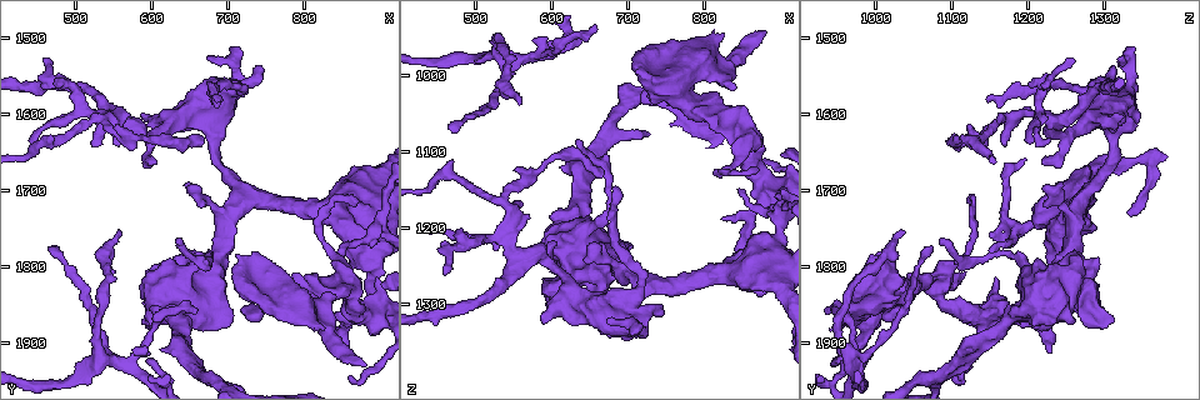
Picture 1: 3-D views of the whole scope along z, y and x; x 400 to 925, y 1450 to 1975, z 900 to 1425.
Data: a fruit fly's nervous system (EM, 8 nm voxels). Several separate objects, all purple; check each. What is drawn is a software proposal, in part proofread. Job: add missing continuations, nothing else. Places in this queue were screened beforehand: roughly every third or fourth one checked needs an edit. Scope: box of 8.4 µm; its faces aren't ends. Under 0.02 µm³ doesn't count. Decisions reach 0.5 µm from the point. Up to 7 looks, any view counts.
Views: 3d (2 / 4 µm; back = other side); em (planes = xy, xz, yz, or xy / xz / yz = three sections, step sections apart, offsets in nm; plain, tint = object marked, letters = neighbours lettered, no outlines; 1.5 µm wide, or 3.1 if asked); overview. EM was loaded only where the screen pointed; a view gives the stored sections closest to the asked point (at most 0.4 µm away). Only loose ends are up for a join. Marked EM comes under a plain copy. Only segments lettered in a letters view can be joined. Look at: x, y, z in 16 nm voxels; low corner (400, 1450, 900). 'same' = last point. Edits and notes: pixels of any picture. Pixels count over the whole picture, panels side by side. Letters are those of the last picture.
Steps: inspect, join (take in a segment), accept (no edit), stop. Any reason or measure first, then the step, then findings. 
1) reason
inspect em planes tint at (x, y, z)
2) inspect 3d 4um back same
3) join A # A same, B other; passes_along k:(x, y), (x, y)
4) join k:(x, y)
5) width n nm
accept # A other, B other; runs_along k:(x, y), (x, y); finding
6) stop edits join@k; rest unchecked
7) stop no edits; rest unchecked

free end
inspect em planes letters at (860, 1945, 1105)

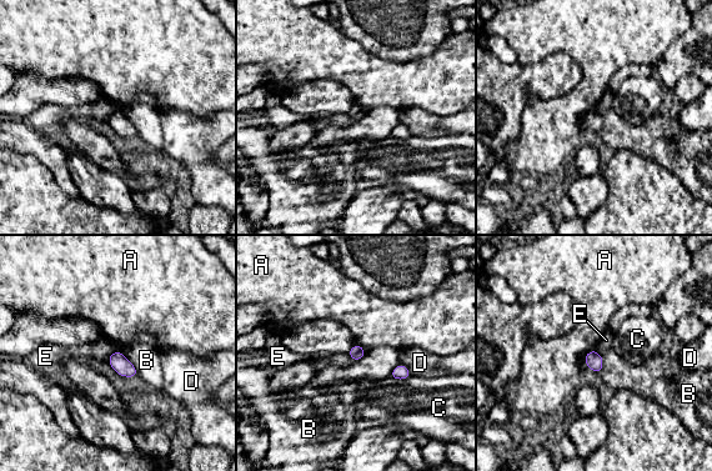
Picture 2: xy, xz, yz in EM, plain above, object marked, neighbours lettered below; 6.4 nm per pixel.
width 100 nm
accept # A other, B other, C other, D other, E other; no lettered segment goes on from it

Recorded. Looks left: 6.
thick end
inspect em xz step 4 letters at (840, 1840, 1020)

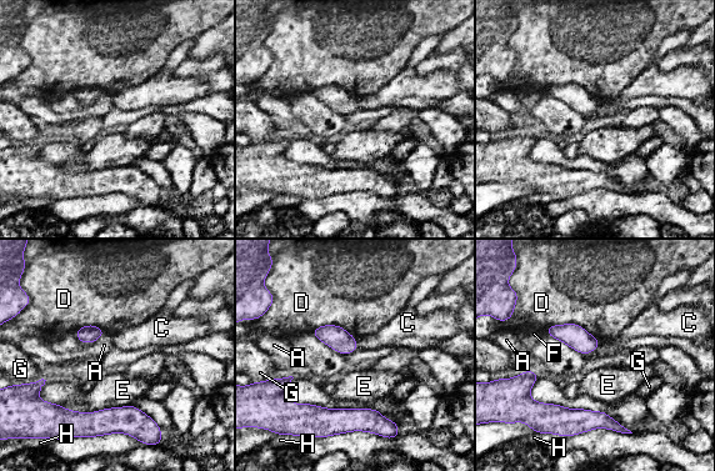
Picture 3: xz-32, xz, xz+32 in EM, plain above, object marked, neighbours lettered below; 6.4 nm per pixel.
another direction
inspect em planes letters same

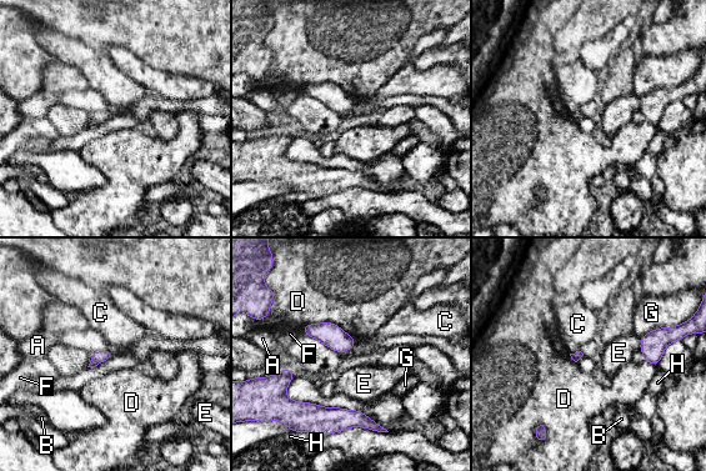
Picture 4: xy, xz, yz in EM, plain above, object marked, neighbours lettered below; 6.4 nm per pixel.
accept # A other, B other, C other, D other, E other, F other, G other, H other; no lettered segment goes on from it

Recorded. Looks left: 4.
stops while still wide
inspect em planes letters at (700, 1600, 1340)

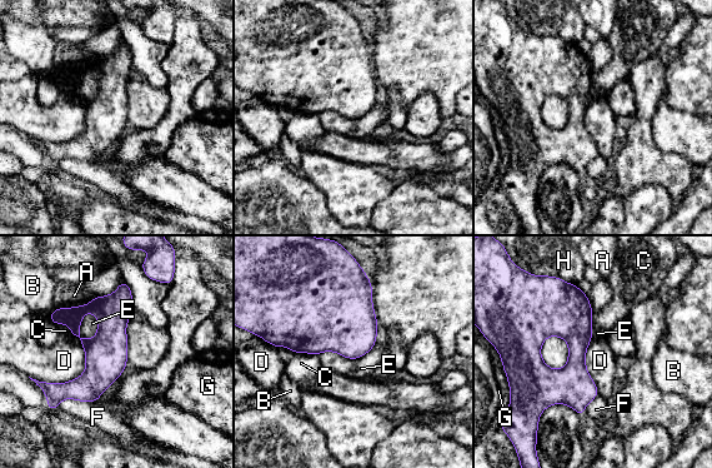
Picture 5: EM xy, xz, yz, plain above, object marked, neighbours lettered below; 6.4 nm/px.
accept # A other, B other, C other, D other, E other, F other, G other, H other; border 5:(89, 310), (81, 319), (81, 338); none of them fits

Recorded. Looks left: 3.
stop no edits; rest unchecked

